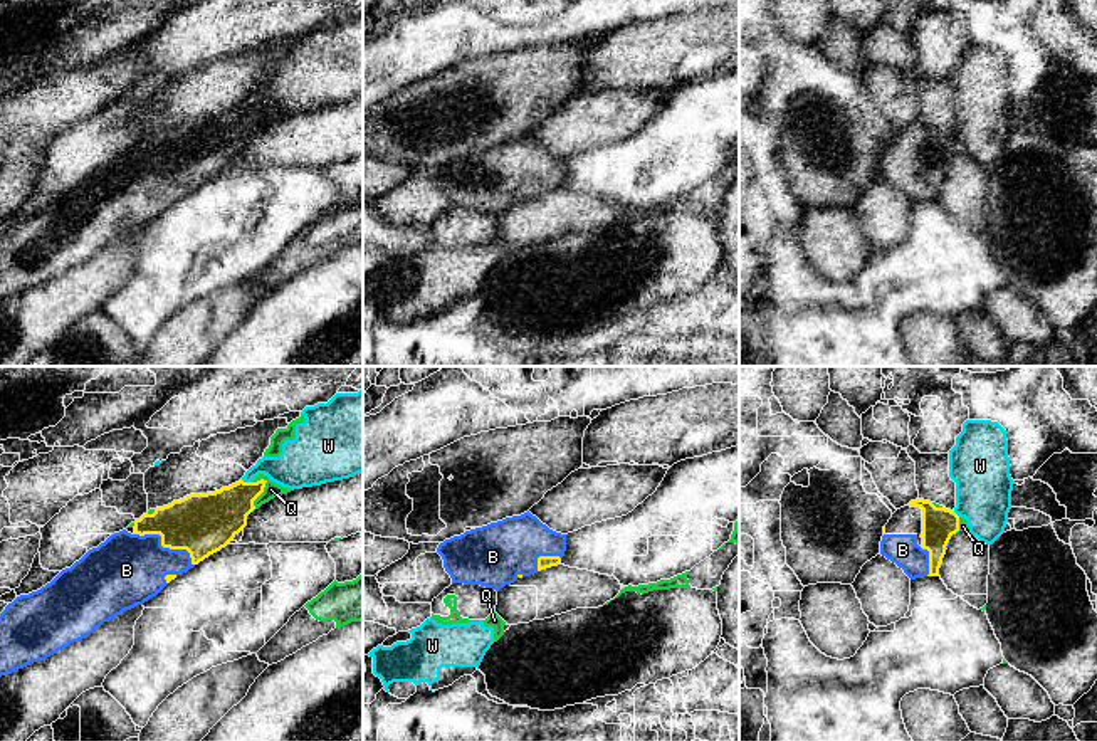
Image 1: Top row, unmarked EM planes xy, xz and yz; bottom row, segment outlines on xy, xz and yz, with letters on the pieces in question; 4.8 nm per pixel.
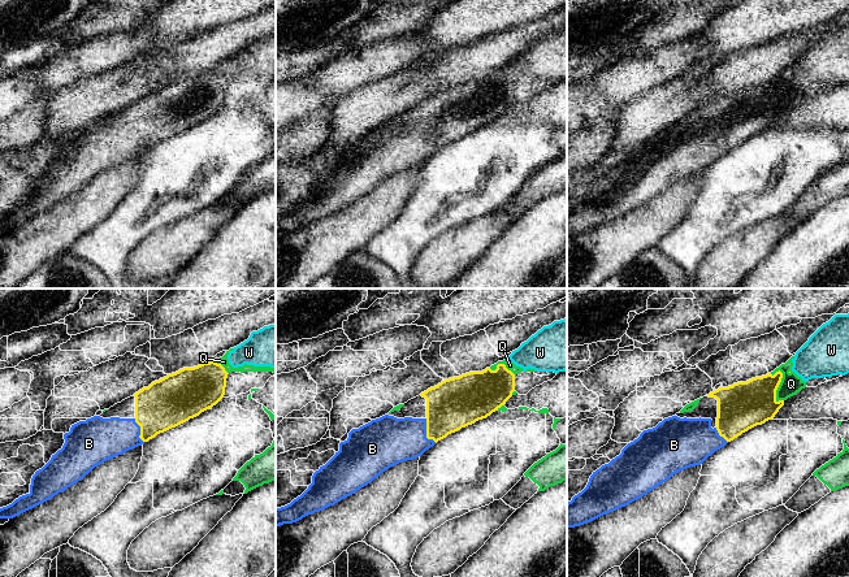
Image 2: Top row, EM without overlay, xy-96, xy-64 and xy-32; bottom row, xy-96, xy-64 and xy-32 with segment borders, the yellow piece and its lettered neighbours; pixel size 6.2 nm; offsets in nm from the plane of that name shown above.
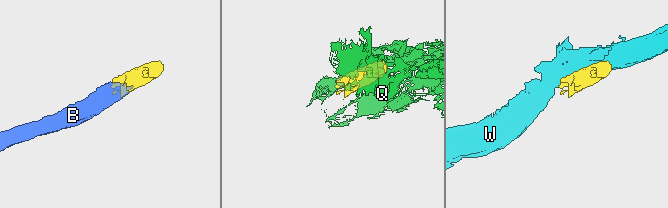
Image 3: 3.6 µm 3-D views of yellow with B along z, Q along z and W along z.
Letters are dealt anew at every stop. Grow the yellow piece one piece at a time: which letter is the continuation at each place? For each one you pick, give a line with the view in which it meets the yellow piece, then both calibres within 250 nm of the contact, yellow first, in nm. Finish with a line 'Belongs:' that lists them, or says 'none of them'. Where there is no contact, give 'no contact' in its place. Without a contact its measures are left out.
B: contact in xy; calibres 280 and 340 nm
Belongs: B

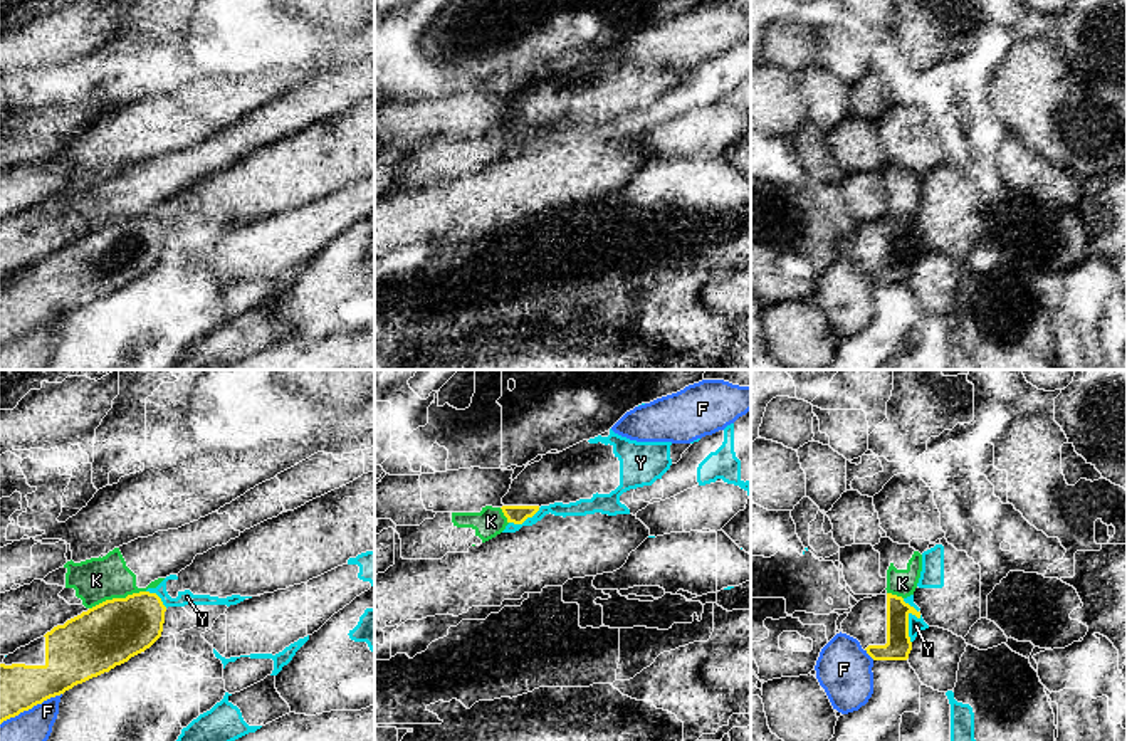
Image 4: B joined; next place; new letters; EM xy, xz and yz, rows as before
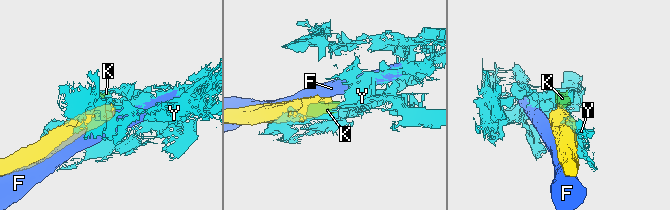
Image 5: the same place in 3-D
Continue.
Belongs: none of them

